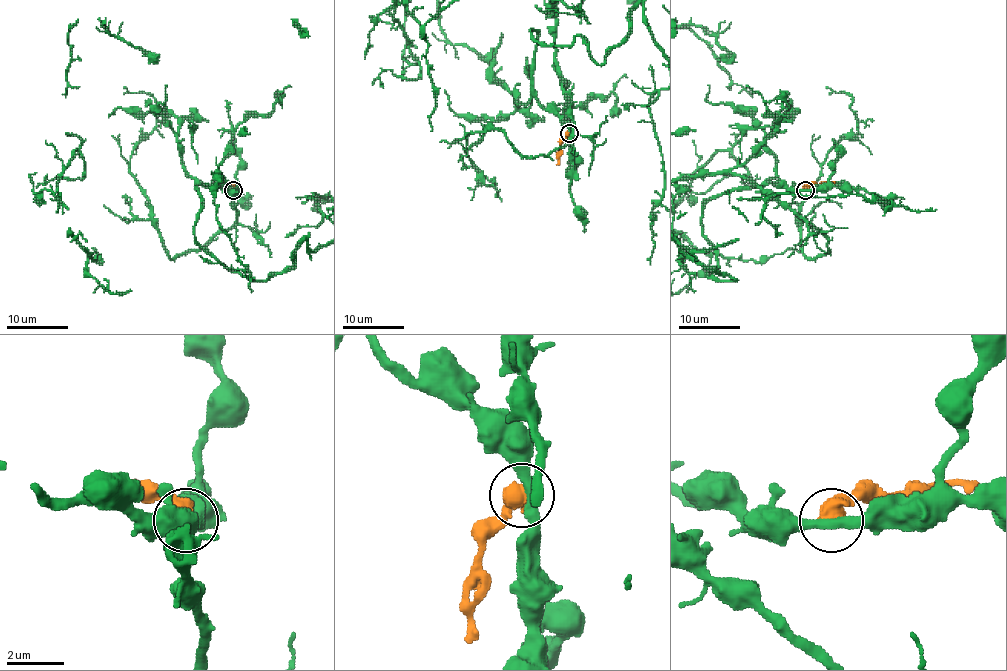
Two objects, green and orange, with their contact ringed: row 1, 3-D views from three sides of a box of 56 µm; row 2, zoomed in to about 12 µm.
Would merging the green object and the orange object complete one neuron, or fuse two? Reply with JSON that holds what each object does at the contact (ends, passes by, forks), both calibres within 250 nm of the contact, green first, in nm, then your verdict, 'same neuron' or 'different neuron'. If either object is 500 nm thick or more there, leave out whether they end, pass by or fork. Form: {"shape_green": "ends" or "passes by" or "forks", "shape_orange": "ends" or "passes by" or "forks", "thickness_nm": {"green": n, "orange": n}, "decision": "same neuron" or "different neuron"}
{"thickness_nm": {"green": 340, "orange": 700}, "decision": "different neuron"}

